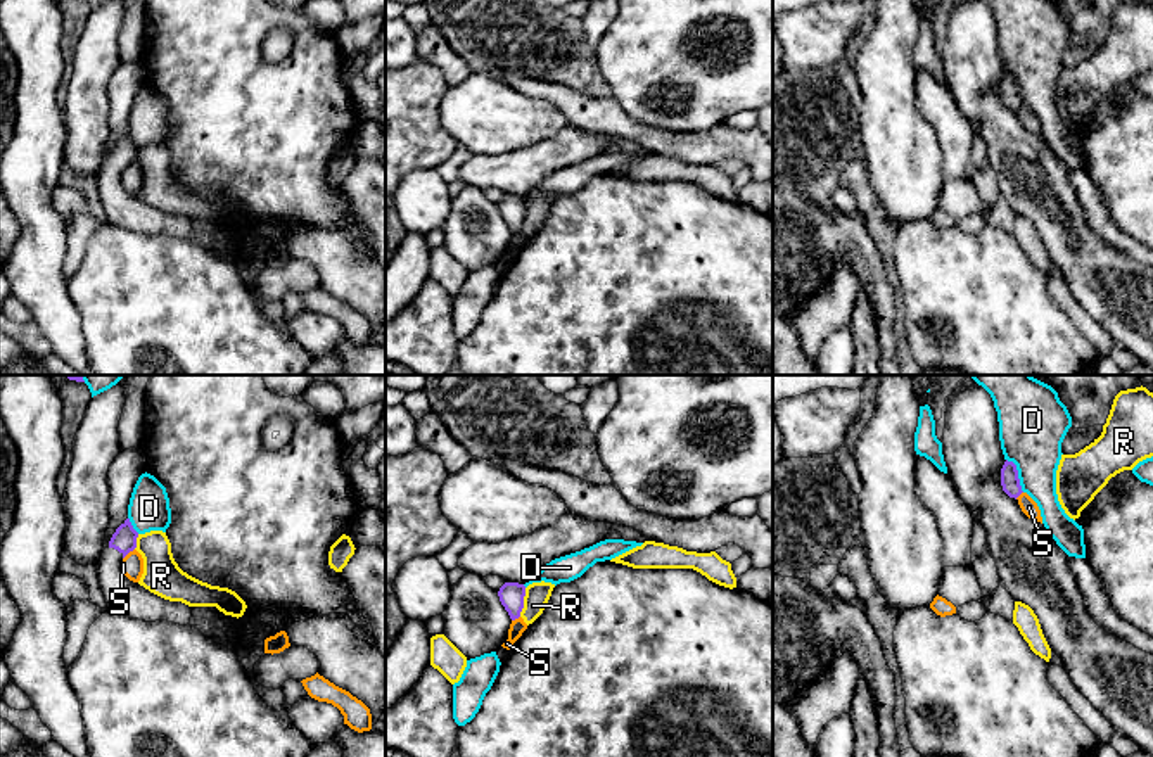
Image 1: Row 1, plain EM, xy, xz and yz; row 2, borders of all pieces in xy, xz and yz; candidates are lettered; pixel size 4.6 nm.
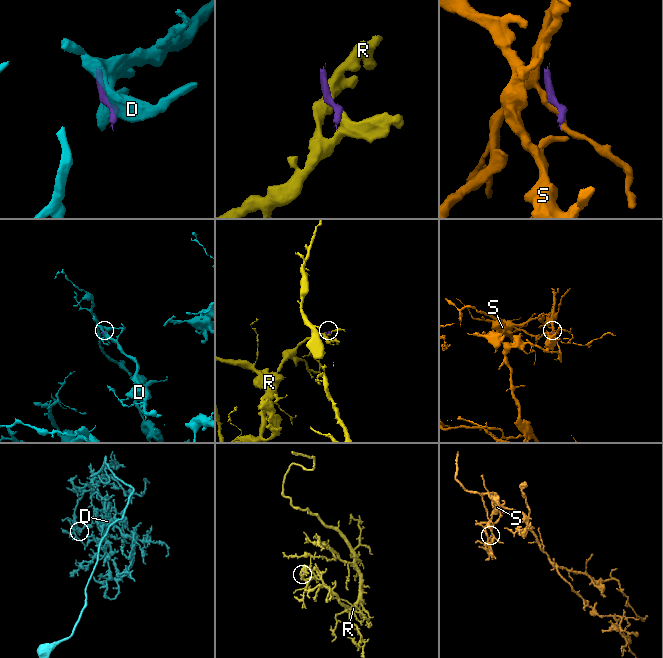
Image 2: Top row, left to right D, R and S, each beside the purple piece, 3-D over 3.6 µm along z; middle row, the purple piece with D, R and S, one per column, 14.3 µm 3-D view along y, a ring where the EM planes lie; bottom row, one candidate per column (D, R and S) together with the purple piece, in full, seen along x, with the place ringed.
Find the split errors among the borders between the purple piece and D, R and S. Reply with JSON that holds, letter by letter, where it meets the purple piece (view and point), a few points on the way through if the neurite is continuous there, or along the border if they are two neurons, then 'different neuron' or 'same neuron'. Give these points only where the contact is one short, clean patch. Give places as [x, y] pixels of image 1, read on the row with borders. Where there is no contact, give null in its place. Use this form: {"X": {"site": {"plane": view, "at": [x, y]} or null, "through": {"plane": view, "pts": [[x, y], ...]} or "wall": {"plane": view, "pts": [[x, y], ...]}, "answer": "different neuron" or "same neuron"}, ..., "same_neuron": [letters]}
{"D": {"site": {"plane": "yz", "at": [1017, 474]}, "answer": "different neuron"}, "R": {"site": {"plane": "xz", "at": [522, 602]}, "wall": {"plane": "xz", "pts": [[526, 588], [519, 616]]}, "answer": "different neuron"}, "S": {"site": {"plane": "xy", "at": [128, 552]}, "answer": "different neuron"}, "same_neuron": []}

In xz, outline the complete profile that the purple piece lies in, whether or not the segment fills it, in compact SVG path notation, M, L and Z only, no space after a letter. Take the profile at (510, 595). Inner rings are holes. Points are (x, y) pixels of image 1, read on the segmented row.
M505 582L500 588L498 596L510 619L519 619L524 608L526 586L519 582Z

